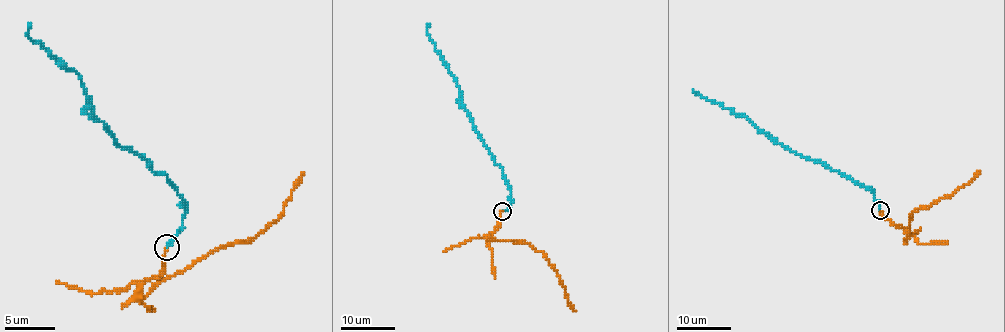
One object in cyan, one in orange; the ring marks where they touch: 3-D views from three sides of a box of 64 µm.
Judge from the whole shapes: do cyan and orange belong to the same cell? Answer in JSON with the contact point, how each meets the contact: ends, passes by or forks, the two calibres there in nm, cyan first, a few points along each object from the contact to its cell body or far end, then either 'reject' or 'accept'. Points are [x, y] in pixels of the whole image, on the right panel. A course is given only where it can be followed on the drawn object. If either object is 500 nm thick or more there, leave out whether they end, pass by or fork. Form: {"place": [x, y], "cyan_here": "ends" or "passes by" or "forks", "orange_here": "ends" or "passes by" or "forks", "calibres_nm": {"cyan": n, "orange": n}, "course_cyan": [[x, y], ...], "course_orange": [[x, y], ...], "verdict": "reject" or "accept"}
{"place": [880, 210], "cyan_here": "ends", "orange_here": "ends", "calibres_nm": {"cyan": 220, "orange": 160}, "course_cyan": [[880, 210], [880, 202], [875, 194], [861, 185], [785, 148], [746, 117], [692, 91]], "course_orange": [[880, 210], [894, 224], [900, 225], [909, 236], [910, 214], [945, 196], [952, 196], [980, 170]], "verdict": "reject"}

